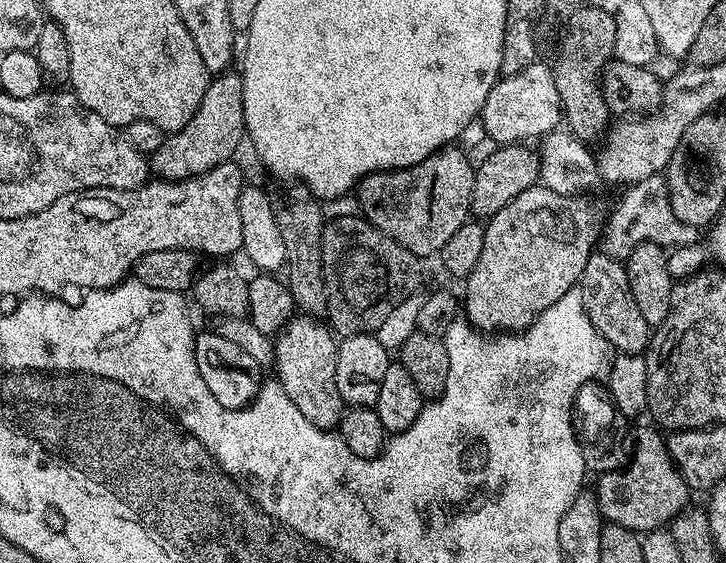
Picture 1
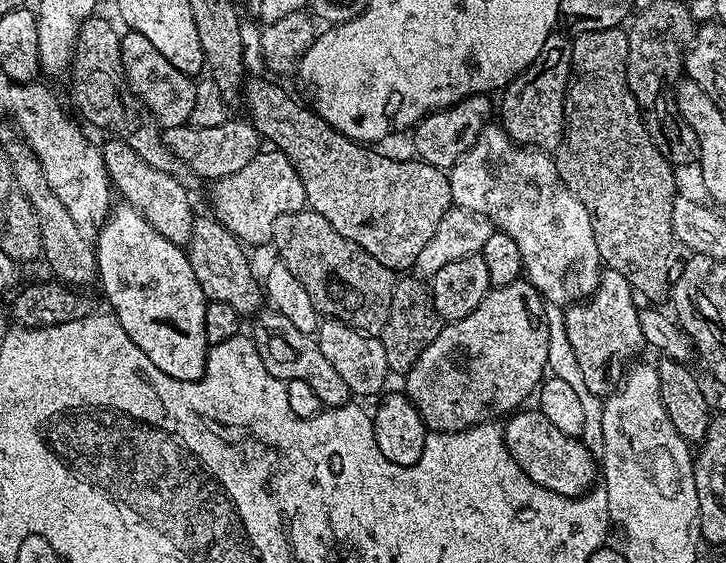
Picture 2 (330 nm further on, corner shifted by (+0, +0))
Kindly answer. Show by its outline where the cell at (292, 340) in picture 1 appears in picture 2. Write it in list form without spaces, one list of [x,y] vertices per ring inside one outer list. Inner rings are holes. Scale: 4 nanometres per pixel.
[[[211,215],[197,219],[192,226],[192,236],[186,245],[188,261],[194,270],[194,278],[198,278],[198,286],[202,286],[202,294],[209,301],[217,300],[234,306],[234,310],[241,317],[248,318],[261,311],[262,284],[252,273],[248,265],[248,256],[245,245],[241,244],[235,236],[221,226],[219,220]]]

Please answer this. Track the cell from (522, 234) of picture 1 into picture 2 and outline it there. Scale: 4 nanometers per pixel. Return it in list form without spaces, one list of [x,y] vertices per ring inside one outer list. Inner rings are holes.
[[[527,278],[510,282],[510,286],[492,288],[482,302],[466,318],[445,323],[438,338],[422,350],[418,362],[408,373],[402,385],[408,401],[418,410],[425,428],[433,432],[461,432],[476,424],[487,424],[517,411],[528,395],[535,393],[545,379],[548,347],[552,332],[548,329],[546,301]]]

